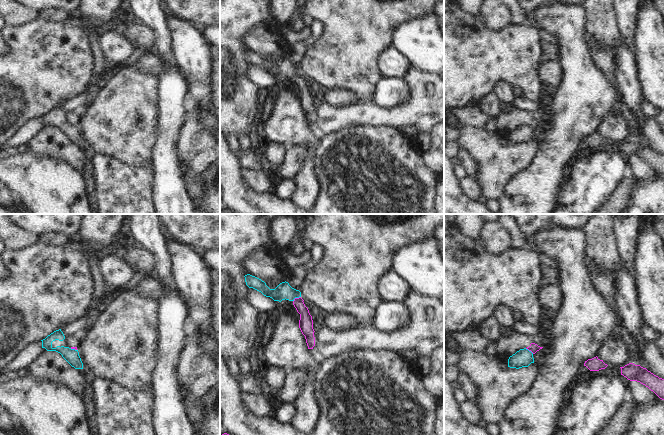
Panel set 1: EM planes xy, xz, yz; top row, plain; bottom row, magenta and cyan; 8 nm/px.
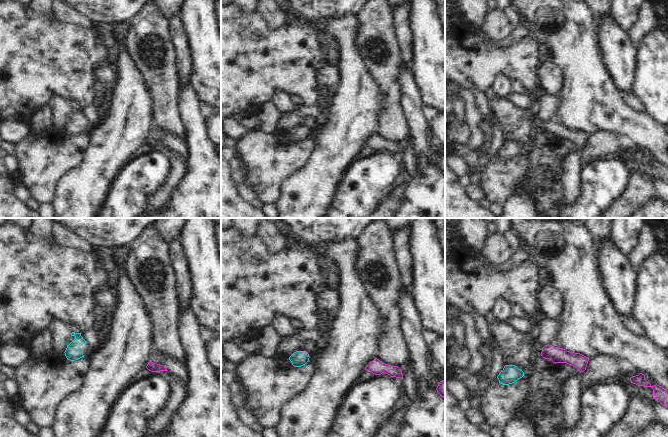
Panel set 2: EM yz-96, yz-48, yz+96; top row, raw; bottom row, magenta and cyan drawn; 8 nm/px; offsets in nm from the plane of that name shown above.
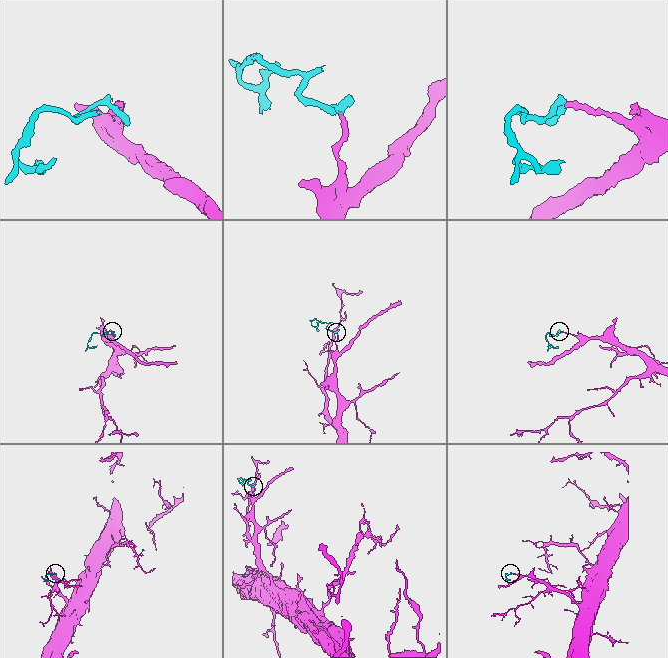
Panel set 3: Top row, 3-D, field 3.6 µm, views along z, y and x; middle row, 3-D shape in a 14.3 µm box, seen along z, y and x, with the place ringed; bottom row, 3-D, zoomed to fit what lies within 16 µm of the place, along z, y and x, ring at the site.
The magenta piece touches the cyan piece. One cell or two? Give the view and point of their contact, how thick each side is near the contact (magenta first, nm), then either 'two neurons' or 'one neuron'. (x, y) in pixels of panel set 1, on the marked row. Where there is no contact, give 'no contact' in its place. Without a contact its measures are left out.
meets magenta in xz at (296, 298); 110 nm thick on the magenta side, 130 nm on the other; two neurons

